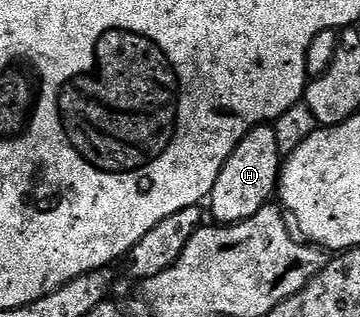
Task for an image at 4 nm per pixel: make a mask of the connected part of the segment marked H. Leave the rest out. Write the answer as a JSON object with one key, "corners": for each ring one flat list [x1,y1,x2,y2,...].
{"corners":[[261,124,252,128,235,146,231,158,219,170,219,178,215,178,213,193,209,195,207,207,213,211,218,225,238,224,255,214,274,199,279,188,279,177,283,163,283,154,279,150,279,142,275,142,275,130,269,124]]}

